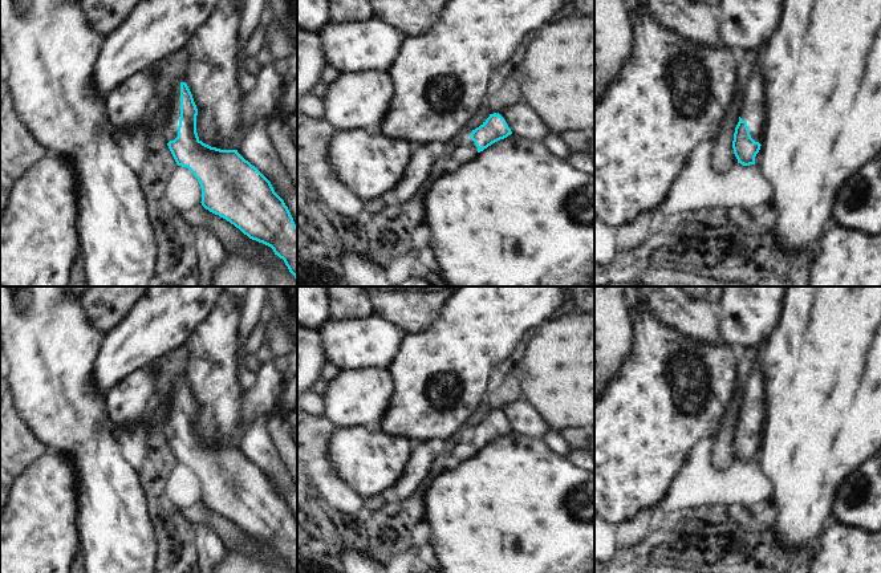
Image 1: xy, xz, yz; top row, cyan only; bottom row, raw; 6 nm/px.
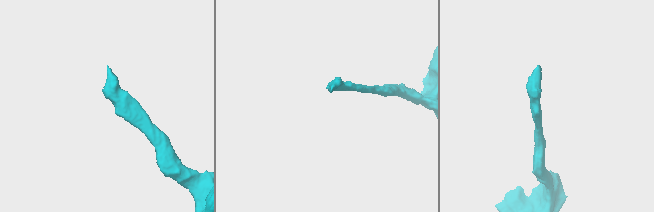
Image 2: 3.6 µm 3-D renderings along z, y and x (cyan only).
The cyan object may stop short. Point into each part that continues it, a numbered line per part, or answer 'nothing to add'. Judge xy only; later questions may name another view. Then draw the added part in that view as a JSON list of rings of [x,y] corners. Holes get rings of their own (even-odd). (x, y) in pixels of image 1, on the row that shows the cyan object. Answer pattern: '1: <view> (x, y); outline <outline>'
1: xy (174, 114); outline [[[180,82],[174,85],[171,92],[171,107],[169,111],[169,121],[166,127],[167,141],[174,141],[178,137],[178,126],[180,119]]]

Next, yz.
1: yz (752, 112); outline [[[756,69],[748,78],[746,90],[743,92],[740,118],[747,122],[751,138],[762,143],[762,130],[764,125],[764,84],[762,74]]]

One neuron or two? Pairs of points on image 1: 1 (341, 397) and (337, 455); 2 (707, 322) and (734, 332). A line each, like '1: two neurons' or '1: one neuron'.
1: two neurons
2: two neurons

